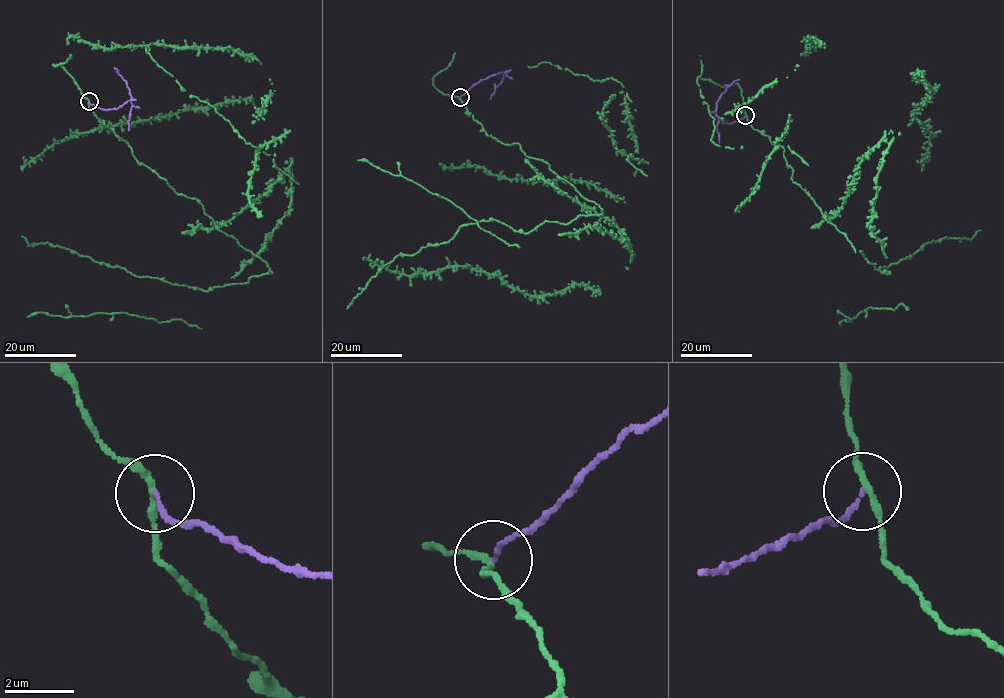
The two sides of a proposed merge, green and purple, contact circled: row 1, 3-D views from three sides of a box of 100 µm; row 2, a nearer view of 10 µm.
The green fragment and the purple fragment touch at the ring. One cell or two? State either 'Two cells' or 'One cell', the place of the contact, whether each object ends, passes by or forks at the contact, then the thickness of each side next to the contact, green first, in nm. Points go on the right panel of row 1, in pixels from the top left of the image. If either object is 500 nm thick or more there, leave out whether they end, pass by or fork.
Two cells. Place: (745, 115). At the ring green passes by. At the ring purple ends. Thickness 180 nm (green) against 120 nm

